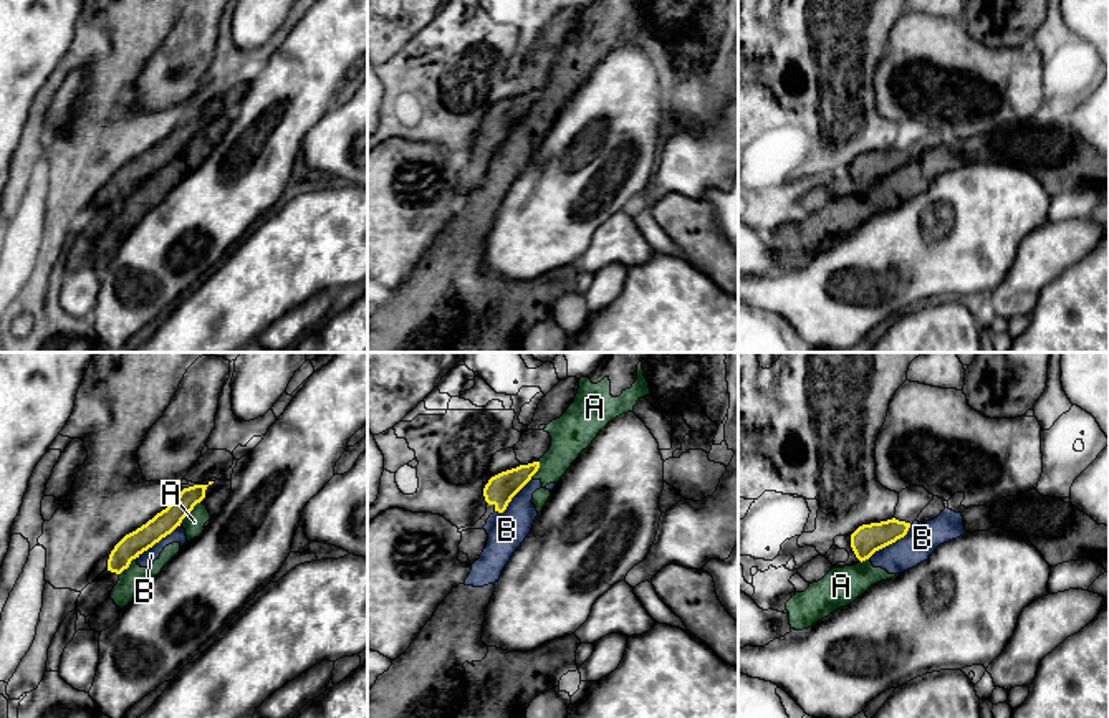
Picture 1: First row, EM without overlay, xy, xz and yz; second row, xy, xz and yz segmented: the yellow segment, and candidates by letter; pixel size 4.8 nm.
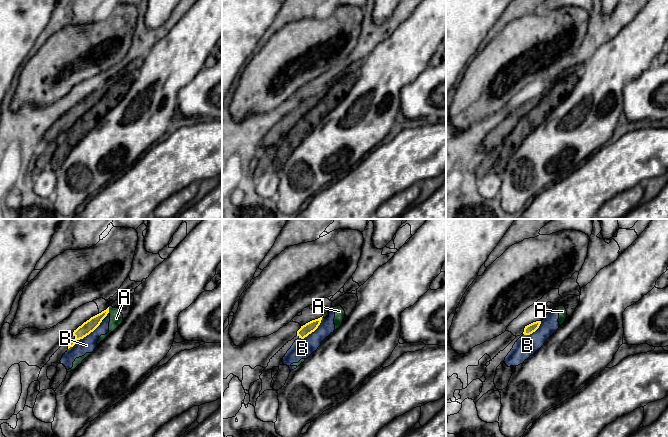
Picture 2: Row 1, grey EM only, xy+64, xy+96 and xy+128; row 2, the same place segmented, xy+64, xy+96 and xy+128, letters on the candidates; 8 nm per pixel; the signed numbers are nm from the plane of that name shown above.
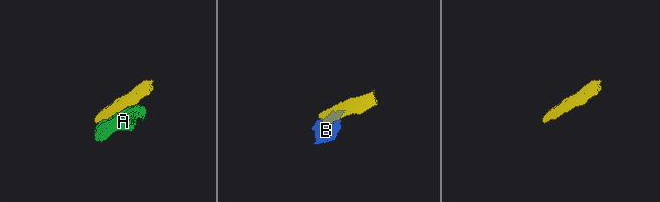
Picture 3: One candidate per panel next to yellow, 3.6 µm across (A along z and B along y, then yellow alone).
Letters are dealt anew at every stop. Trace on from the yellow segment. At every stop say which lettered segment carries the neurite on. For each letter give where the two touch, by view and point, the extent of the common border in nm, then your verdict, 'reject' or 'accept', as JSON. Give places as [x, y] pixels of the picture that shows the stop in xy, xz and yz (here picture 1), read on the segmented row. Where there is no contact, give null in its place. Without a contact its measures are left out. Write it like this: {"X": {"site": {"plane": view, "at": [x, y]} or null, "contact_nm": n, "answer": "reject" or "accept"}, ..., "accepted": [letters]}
{"A": {"site": {"plane": "xy", "at": [189, 512]}, "contact_nm": 160, "answer": "reject"}, "B": {"site": {"plane": "xz", "at": [512, 497]}, "contact_nm": 240, "answer": "reject"}, "accepted": []}

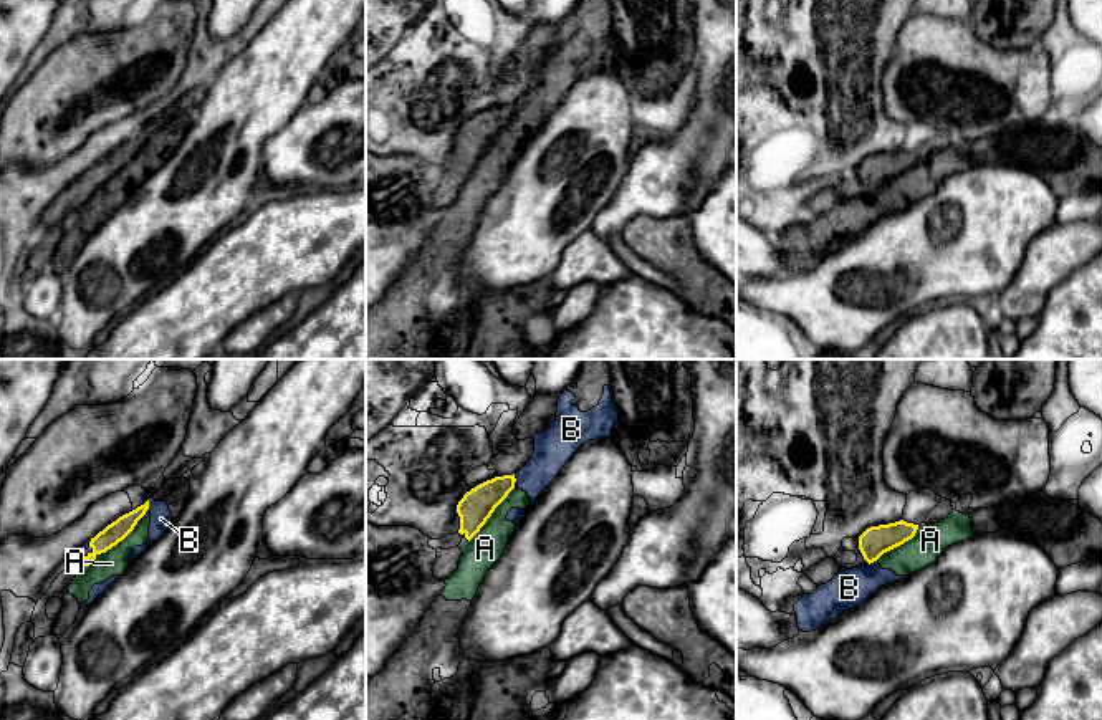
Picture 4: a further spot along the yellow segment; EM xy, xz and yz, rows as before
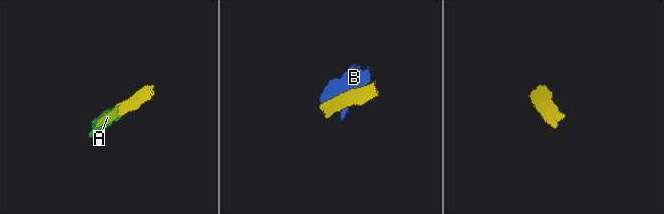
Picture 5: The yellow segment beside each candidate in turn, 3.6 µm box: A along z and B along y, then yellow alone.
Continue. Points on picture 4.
{"A": {"site": {"plane": "xy", "at": [110, 548]}, "contact_nm": 360, "answer": "reject"}, "B": {"site": {"plane": "xz", "at": [515, 480]}, "contact_nm": 70, "answer": "reject"}, "accepted": []}

